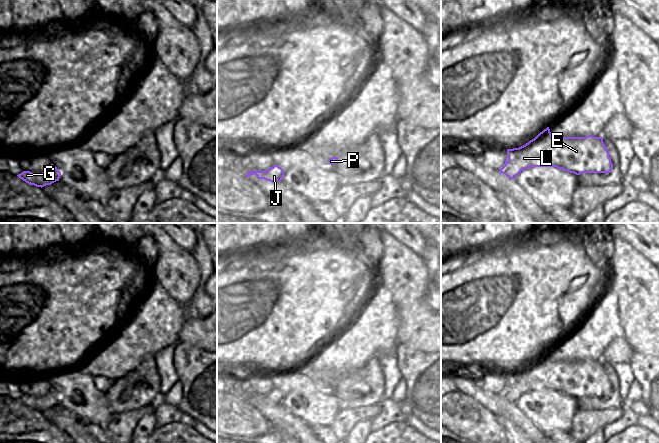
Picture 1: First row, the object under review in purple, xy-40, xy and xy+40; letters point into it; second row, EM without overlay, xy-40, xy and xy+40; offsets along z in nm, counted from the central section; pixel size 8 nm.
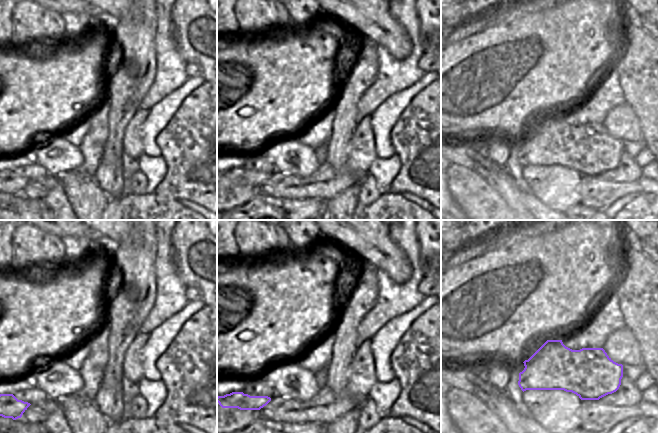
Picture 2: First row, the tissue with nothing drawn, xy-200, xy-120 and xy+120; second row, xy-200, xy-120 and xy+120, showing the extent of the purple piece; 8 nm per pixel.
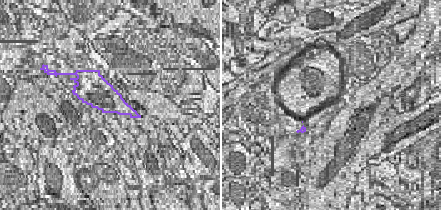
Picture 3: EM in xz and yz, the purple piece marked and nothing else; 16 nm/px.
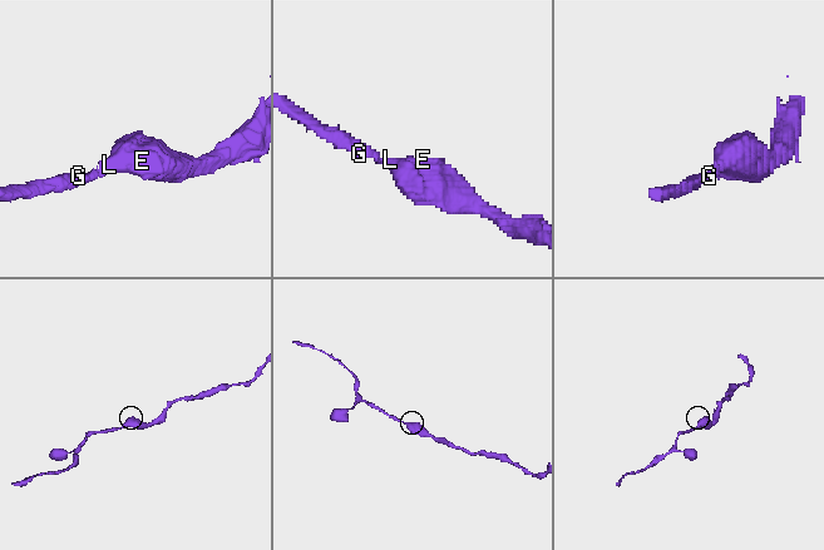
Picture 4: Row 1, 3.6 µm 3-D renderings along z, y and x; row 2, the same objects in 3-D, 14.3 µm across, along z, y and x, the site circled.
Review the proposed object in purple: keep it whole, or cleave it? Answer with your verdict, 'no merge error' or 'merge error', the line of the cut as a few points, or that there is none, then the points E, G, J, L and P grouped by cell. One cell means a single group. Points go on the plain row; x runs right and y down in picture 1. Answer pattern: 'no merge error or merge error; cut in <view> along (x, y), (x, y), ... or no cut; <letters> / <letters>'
no merge error; no cut; E G J L P

